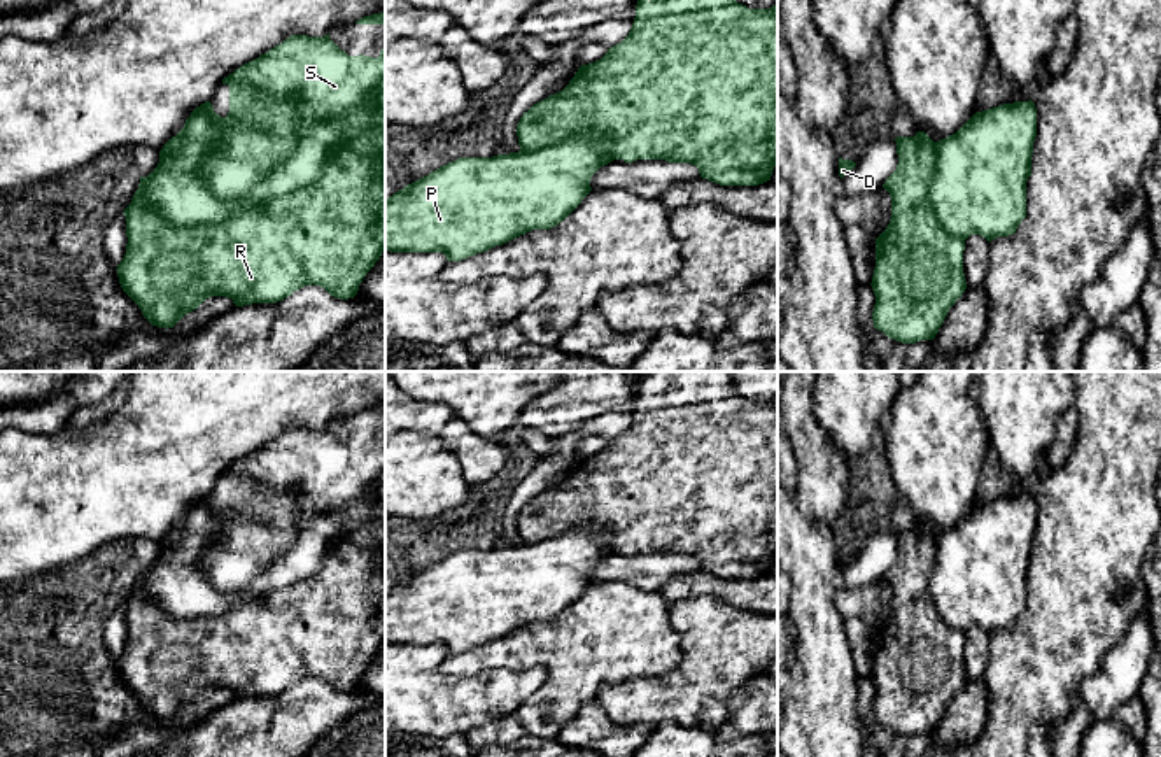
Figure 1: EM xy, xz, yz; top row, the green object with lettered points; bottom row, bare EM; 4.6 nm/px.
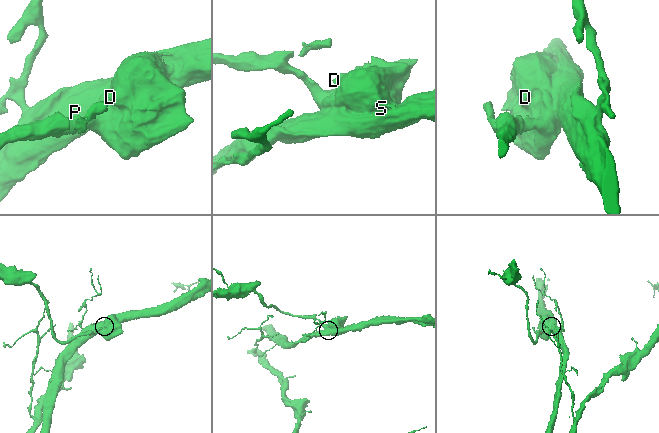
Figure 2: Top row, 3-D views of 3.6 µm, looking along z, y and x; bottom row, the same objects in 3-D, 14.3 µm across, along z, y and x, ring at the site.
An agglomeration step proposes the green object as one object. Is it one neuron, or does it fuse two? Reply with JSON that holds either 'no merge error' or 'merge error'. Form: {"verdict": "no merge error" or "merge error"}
{"verdict": "merge error"}

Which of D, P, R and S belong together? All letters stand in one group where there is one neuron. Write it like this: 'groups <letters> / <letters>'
groups D R S / P

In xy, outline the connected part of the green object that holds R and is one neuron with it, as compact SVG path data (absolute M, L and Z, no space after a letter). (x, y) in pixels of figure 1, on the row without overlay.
M291 428L259 450L242 457L222 471L229 478L229 505L221 510L208 498L219 526L219 538L201 555L201 568L214 589L231 598L217 617L177 620L163 613L142 592L145 570L140 570L131 596L124 601L126 647L117 657L123 683L138 697L144 710L158 720L173 720L186 706L210 689L231 690L236 699L277 696L305 678L320 678L340 692L354 690L366 666L385 643L385 526L362 522L350 536L327 547L320 568L308 578L285 589L240 599L250 584L296 540L296 527L322 512L376 505L376 482L385 475L385 442L378 450L348 449L331 431Z

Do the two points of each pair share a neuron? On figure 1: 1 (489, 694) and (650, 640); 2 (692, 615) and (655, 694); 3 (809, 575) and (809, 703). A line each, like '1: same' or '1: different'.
1: different
2: same
3: same

